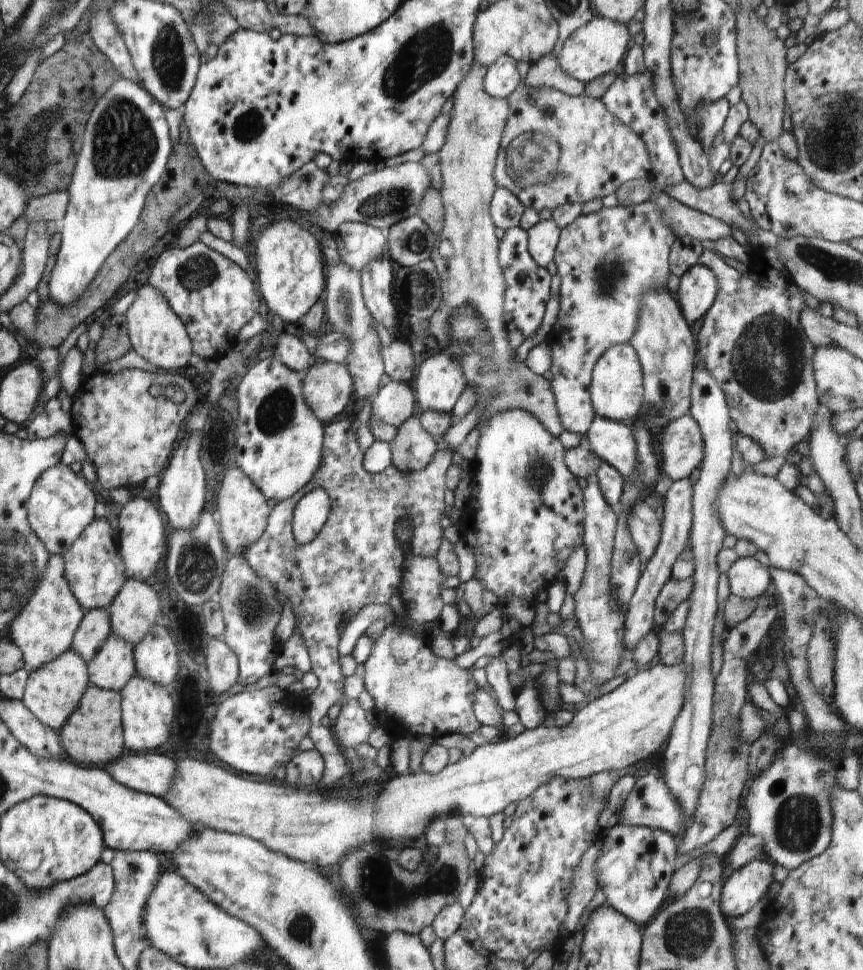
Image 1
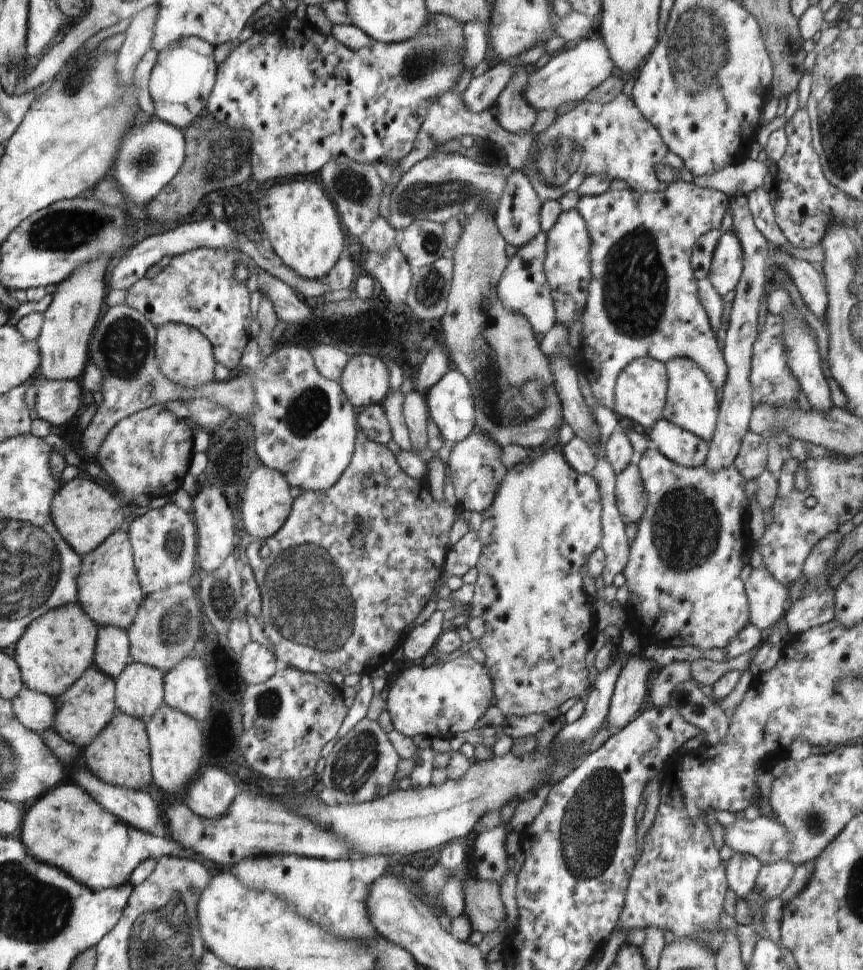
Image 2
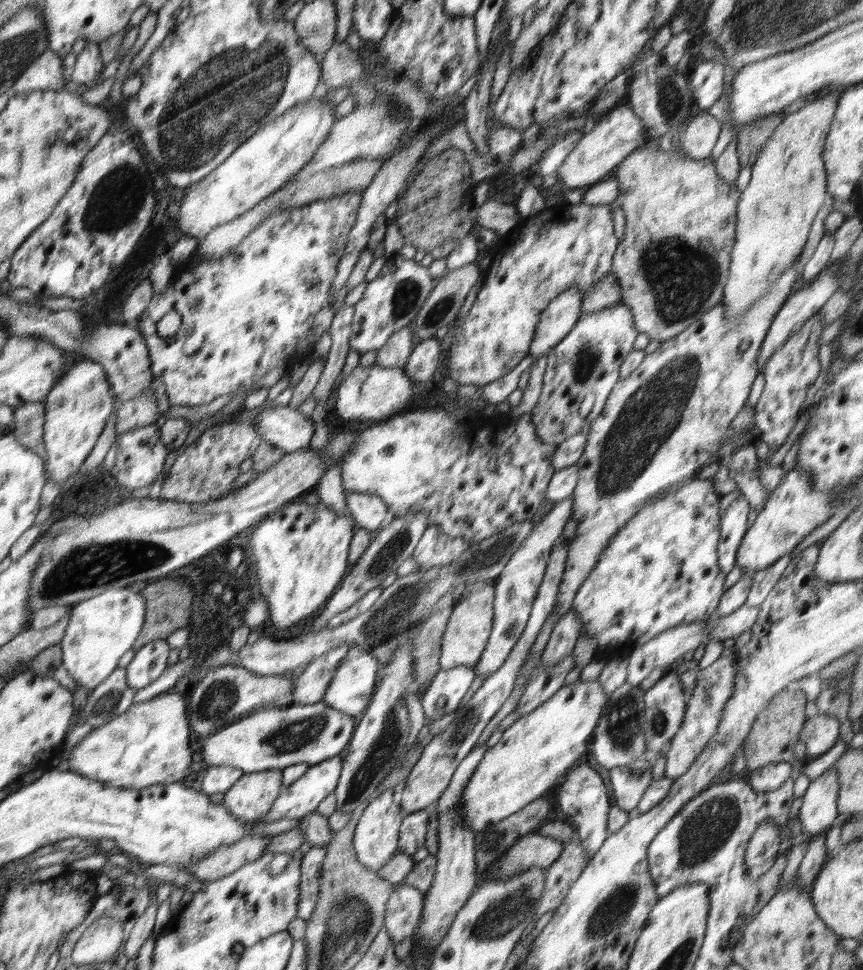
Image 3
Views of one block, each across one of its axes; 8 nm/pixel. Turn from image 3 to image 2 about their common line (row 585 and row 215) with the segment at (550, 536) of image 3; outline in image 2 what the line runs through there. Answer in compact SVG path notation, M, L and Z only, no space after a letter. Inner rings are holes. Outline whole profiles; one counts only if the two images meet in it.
M512 170L506 178L495 221L502 238L520 248L530 242L540 230L540 212L543 202L521 170Z

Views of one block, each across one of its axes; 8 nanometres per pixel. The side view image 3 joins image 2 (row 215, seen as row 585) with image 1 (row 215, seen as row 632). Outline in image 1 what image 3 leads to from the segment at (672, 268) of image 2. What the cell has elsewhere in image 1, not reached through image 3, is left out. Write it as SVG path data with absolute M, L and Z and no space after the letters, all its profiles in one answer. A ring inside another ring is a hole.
M652 201L639 205L616 205L609 210L578 215L560 231L554 262L561 278L559 313L553 325L555 339L550 343L549 383L552 387L563 430L585 434L596 416L589 393L591 374L598 358L611 346L630 342L635 333L642 295L652 289L667 289L670 273L668 254L676 239L672 229L662 220Z

